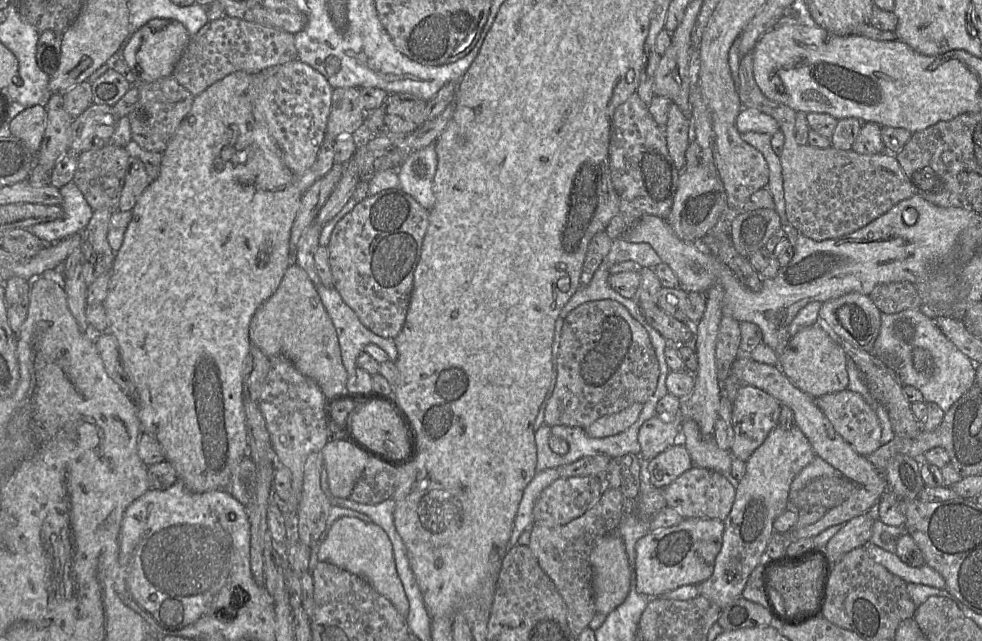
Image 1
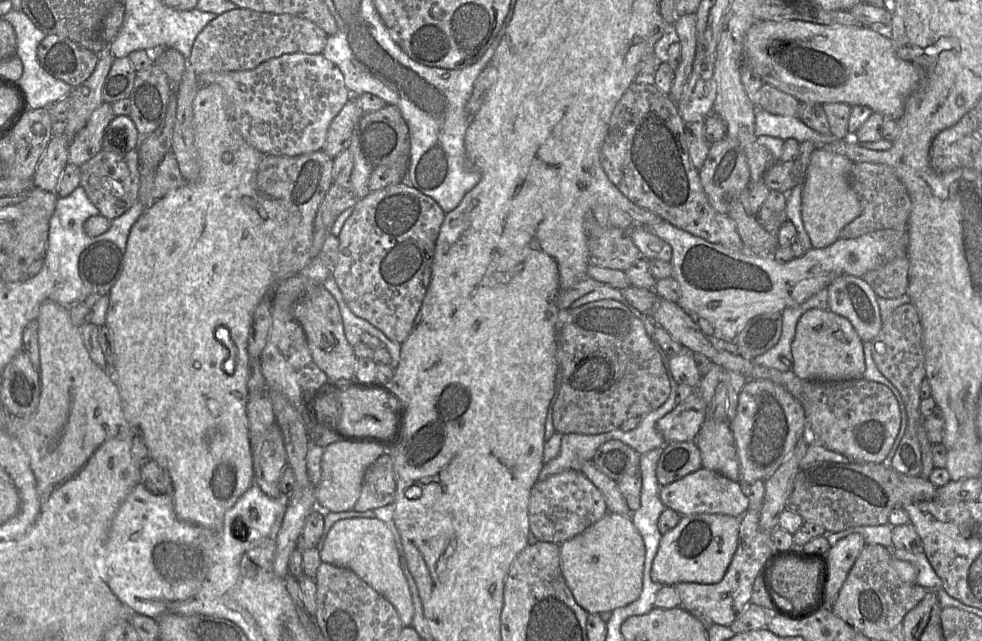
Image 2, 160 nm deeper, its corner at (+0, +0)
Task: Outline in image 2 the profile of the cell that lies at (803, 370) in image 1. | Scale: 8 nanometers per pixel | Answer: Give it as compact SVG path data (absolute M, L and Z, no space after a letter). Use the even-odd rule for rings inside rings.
M813 308L804 313L796 326L791 345L792 371L805 381L846 381L863 378L866 365L864 341L851 322L829 309Z

